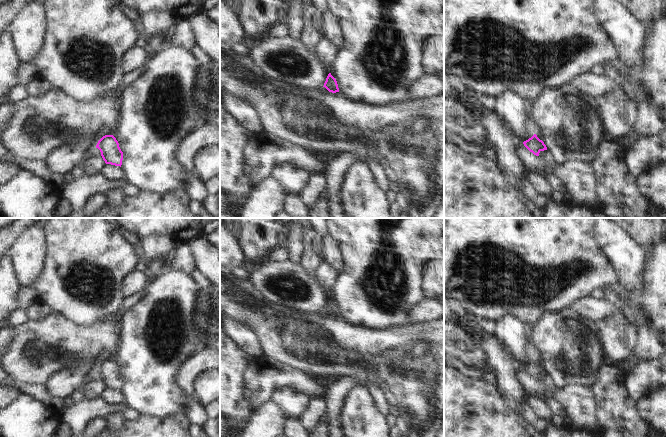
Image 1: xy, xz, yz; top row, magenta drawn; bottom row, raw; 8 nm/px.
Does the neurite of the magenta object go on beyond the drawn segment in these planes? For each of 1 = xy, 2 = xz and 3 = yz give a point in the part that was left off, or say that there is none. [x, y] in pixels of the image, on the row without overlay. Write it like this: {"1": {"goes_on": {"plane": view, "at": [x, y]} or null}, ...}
{"1": {"goes_on": null}, "2": {"goes_on": null}, "3": {"goes_on": null}}

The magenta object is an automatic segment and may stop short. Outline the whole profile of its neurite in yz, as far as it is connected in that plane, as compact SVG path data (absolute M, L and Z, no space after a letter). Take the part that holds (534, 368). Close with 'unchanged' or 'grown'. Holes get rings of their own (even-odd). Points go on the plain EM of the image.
M536 358L531 362L523 366L524 370L532 376L534 379L539 380L541 375L547 374L546 369L542 364L540 364Z | unchanged

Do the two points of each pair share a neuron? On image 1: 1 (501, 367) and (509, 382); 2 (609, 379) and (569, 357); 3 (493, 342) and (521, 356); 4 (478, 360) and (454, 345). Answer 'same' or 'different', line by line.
1: same
2: different
3: different
4: same

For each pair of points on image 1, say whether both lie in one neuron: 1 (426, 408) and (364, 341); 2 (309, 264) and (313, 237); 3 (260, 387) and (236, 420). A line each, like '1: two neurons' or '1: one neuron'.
1: one neuron
2: one neuron
3: two neurons

